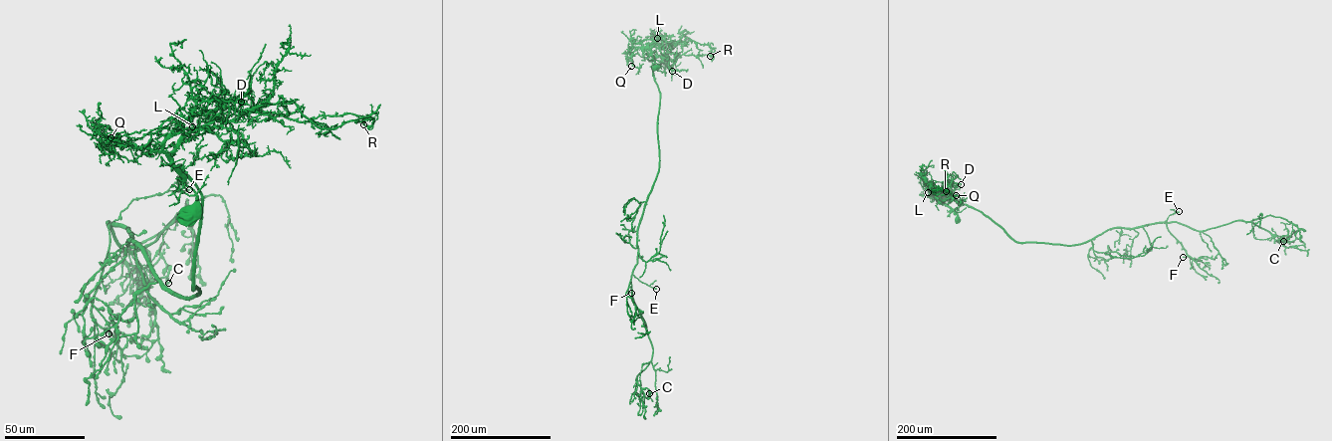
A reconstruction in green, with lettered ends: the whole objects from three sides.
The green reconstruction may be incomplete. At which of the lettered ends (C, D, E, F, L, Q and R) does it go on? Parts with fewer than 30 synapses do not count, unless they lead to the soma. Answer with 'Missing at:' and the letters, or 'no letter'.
Missing at: L

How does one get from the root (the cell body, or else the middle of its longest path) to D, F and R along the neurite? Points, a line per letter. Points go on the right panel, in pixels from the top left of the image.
D: (957, 219), (957, 215), (936, 195), (950, 185), (961, 184)
F: (957, 219), (953, 210), (967, 205), (1017, 242), (1064, 245), (1113, 228), (1165, 223), (1183, 257)
R: (957, 219), (953, 210), (936, 198), (946, 186), (946, 191)

